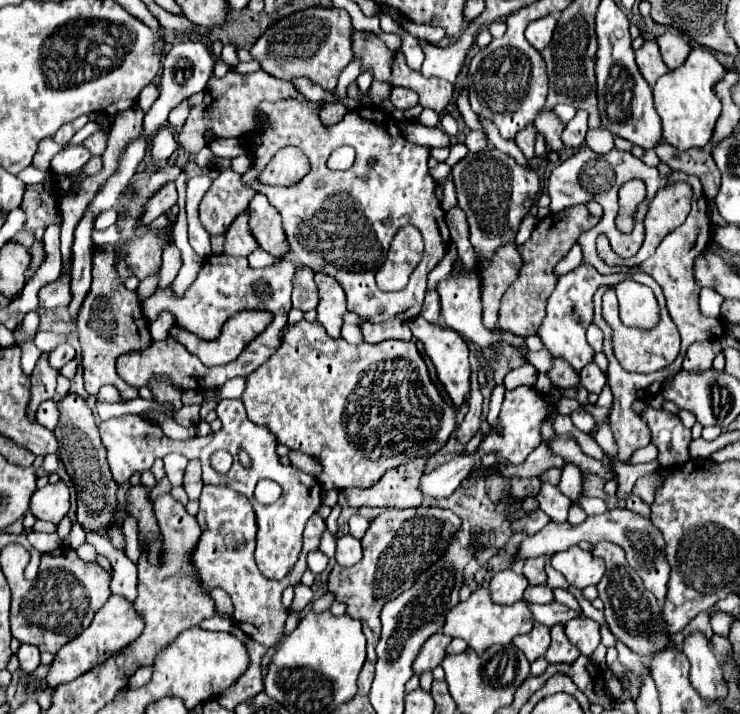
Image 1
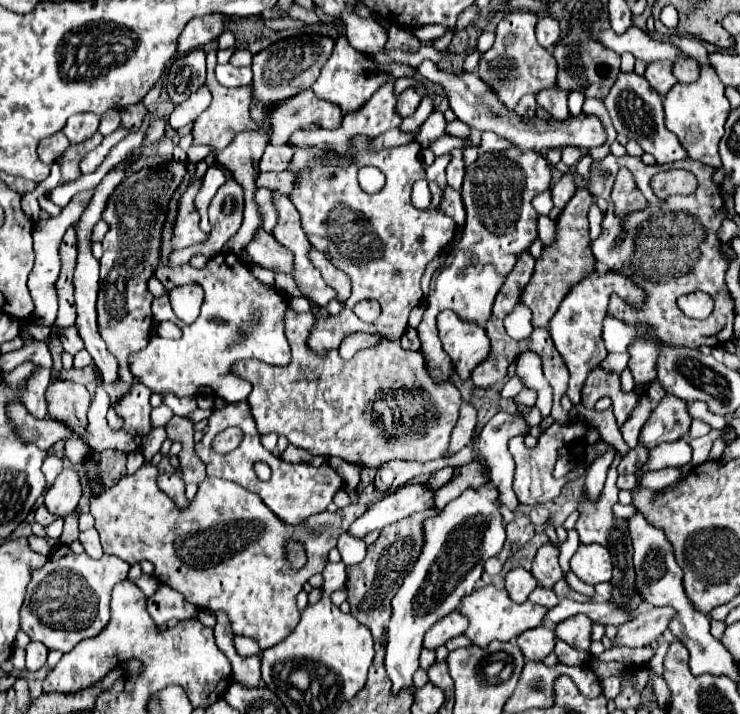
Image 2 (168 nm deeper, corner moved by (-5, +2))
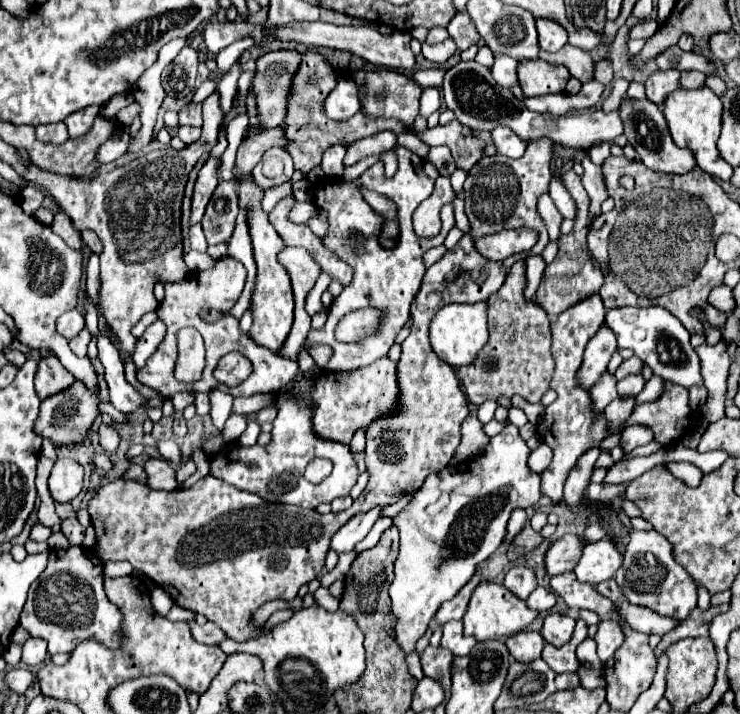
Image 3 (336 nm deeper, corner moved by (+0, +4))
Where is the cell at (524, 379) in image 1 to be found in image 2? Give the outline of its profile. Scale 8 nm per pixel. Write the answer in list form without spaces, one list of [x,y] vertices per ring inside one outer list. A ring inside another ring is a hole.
[[[514,375],[514,377],[510,377],[508,383],[504,385],[504,389],[502,389],[502,397],[516,397],[522,389],[524,389],[522,379],[520,379],[518,375]]]

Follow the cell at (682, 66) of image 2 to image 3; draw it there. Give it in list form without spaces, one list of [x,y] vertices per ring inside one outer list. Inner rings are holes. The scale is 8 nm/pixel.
[[[683,71],[681,87],[683,89],[701,89],[701,87],[705,87],[705,75],[701,75],[699,71]]]

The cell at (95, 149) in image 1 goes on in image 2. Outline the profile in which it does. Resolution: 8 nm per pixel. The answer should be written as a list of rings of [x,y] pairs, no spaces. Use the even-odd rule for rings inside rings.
[[[94,133],[90,139],[86,139],[84,143],[78,143],[78,145],[70,145],[62,155],[60,155],[60,167],[62,167],[62,183],[68,183],[68,181],[74,181],[74,171],[78,173],[78,161],[88,153],[92,151],[94,147],[98,147],[102,143],[102,135],[100,133]]]

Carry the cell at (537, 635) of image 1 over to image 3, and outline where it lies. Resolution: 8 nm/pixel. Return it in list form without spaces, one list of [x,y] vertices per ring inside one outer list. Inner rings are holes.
[[[521,631],[513,637],[507,639],[507,649],[511,653],[511,657],[515,661],[521,661],[521,663],[529,663],[533,659],[537,659],[541,655],[541,649],[545,645],[543,637],[539,633],[529,633],[529,631]]]

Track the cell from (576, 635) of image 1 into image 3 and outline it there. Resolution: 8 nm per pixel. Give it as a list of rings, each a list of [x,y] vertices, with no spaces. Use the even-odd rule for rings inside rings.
[[[549,613],[543,619],[543,627],[541,627],[541,635],[547,643],[551,643],[553,647],[561,647],[571,639],[571,633],[575,629],[575,619],[563,613]]]

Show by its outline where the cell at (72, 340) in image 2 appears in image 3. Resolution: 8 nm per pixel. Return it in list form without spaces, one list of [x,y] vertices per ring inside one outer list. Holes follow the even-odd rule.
[[[79,309],[67,311],[67,313],[63,313],[63,315],[57,319],[57,331],[59,331],[61,335],[65,335],[67,339],[75,337],[83,327],[85,327],[85,319],[83,319],[83,315],[81,315]]]

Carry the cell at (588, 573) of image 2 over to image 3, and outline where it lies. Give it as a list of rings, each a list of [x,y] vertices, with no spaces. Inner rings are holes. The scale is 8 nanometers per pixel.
[[[603,539],[597,543],[589,543],[583,549],[583,555],[575,567],[575,575],[581,583],[599,585],[615,575],[615,571],[623,563],[623,553],[615,547],[613,541]]]

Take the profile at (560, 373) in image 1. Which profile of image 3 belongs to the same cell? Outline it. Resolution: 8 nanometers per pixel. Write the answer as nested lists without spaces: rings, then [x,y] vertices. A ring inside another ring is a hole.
[[[519,261],[511,267],[505,283],[501,289],[489,297],[488,305],[488,331],[489,339],[481,349],[477,358],[463,367],[457,369],[457,377],[463,385],[467,399],[475,405],[481,405],[487,399],[499,397],[513,397],[521,395],[529,403],[539,403],[541,395],[549,389],[549,379],[553,375],[553,357],[551,357],[551,329],[547,313],[539,305],[531,305],[525,299],[525,261]],[[495,355],[499,359],[499,367],[493,373],[485,371],[485,361]]]

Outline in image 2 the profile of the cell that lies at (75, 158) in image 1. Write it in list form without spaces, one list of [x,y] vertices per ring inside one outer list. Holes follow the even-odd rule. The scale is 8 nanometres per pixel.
[[[102,143],[102,145],[98,145],[96,149],[92,149],[82,161],[80,161],[80,171],[86,175],[86,173],[92,173],[102,161],[104,161],[104,157],[108,155],[108,151],[110,151],[110,147],[106,145],[106,143]]]

